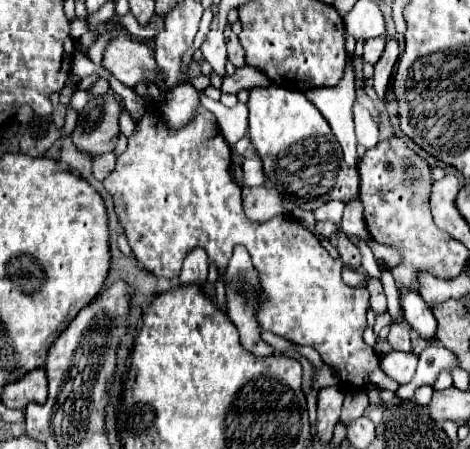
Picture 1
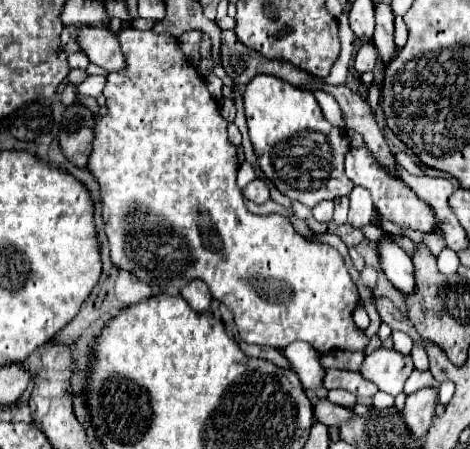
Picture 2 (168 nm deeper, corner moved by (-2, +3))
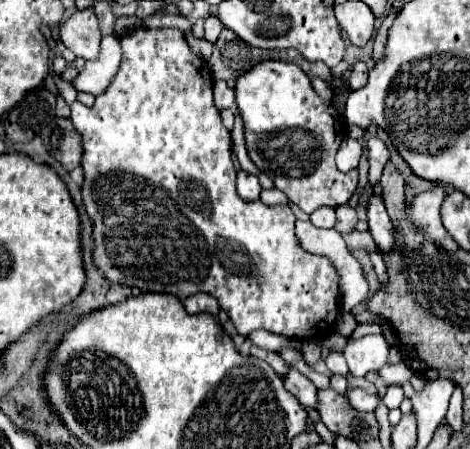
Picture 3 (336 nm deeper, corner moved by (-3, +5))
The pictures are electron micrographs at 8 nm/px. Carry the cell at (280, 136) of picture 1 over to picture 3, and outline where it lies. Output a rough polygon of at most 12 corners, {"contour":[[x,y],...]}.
{"contour":[[303,69],[237,77],[249,159],[305,213],[353,197],[337,110]]}

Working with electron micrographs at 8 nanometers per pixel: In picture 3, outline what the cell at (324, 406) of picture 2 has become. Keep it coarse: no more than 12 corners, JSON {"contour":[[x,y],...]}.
{"contour":[[299,371],[283,375],[287,391],[305,407],[317,405],[317,387]]}

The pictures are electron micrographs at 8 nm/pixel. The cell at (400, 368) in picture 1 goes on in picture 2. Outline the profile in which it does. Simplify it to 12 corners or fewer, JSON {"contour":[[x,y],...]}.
{"contour":[[396,349],[364,357],[360,373],[398,395],[414,369]]}

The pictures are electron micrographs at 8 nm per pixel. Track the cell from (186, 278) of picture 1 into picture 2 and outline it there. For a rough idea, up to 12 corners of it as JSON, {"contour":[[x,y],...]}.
{"contour":[[192,279],[182,297],[194,311],[208,311],[210,289]]}

